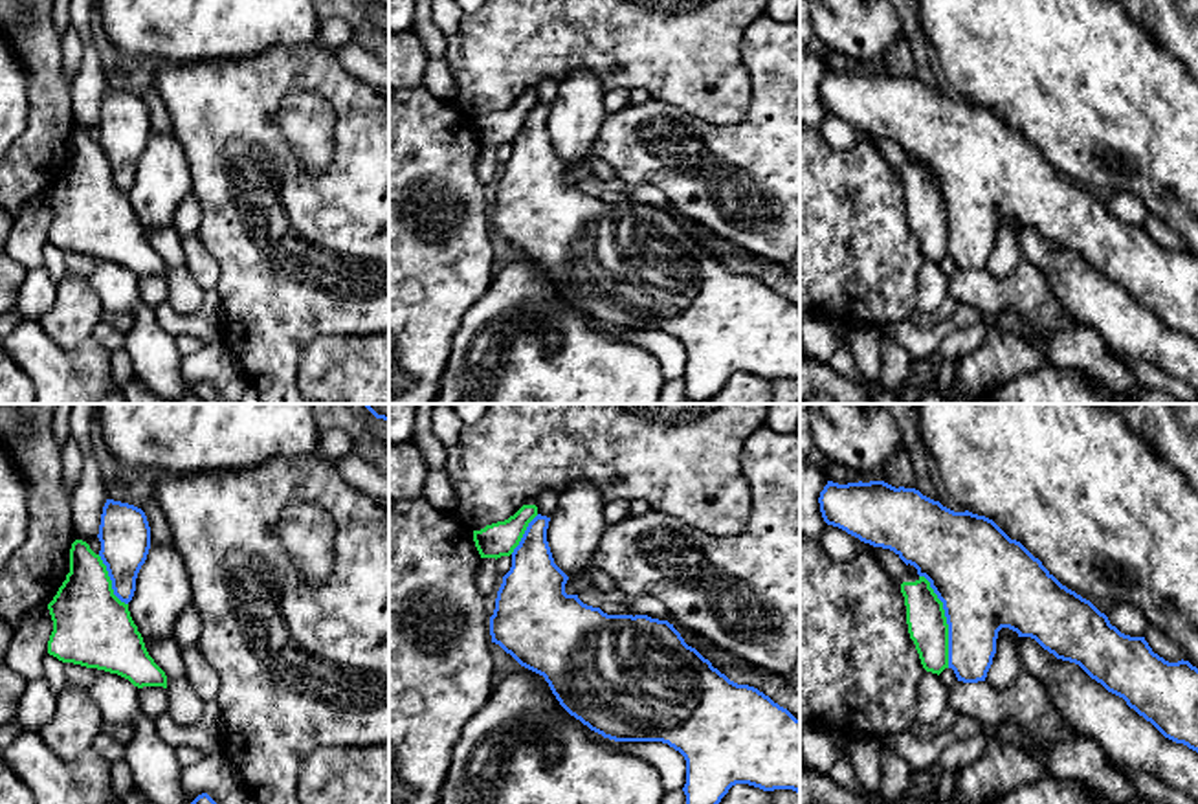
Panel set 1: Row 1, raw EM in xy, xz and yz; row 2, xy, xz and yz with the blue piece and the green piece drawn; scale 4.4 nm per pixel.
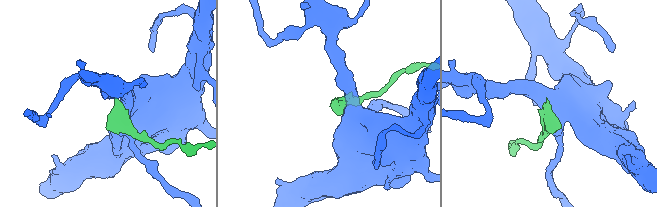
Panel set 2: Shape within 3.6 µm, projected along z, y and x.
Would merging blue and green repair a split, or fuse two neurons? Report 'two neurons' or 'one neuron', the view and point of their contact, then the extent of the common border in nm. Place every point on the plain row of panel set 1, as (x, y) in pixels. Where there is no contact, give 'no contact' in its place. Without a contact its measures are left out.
two neurons | yz (947, 210) | 420 nm

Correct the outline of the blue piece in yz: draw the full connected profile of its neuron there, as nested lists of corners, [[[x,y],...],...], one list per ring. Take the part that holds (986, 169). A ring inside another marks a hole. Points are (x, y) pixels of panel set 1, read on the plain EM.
[[[827,70],[818,92],[827,114],[838,116],[873,136],[893,140],[906,154],[914,154],[919,165],[930,171],[930,176],[943,191],[948,213],[948,257],[954,259],[958,270],[985,270],[996,242],[998,220],[1009,217],[1018,226],[1035,228],[1057,248],[1079,253],[1108,281],[1123,286],[1130,297],[1150,310],[1165,327],[1198,341],[1198,257],[1183,248],[1169,251],[1152,240],[1145,226],[1121,222],[1104,202],[1062,174],[1038,147],[1020,130],[1011,128],[993,108],[969,99],[954,101],[915,77],[895,77],[884,70],[848,73]]]

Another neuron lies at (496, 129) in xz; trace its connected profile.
[[[523,94],[514,105],[505,110],[486,114],[473,119],[473,130],[481,147],[510,145],[519,134],[528,112],[538,105],[536,94]]]

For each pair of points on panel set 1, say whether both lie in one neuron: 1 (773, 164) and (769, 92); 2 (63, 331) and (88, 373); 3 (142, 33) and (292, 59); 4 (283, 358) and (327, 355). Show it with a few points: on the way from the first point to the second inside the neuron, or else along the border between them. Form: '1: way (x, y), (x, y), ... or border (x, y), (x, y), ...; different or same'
1: way (773, 145), (773, 111); same
2: border (37, 323), (63, 347), (77, 347), (88, 340); different
3: border (305, 43), (277, 46), (255, 57), (221, 61); different
4: border (336, 333), (318, 336), (303, 351), (298, 384); different

